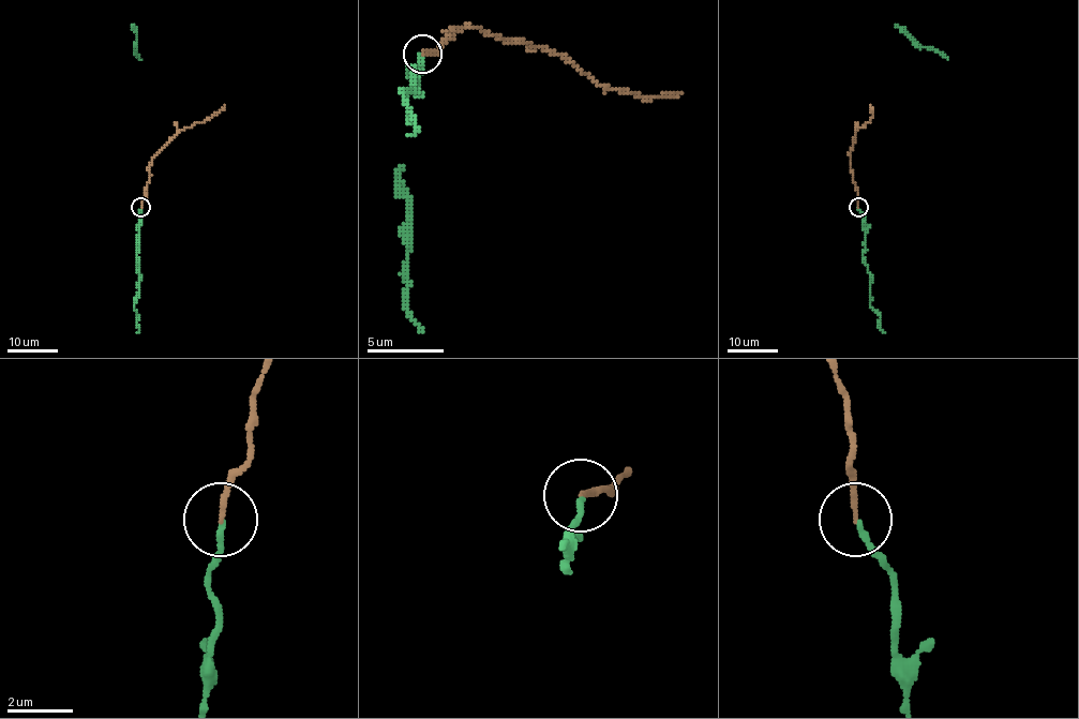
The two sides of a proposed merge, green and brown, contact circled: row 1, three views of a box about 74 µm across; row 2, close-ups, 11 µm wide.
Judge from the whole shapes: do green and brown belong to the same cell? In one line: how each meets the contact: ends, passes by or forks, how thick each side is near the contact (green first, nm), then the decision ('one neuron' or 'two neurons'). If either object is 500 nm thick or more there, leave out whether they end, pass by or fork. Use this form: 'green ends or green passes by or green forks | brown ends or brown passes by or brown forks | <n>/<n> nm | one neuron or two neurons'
green ends | brown ends | 170/160 nm | one neuron

